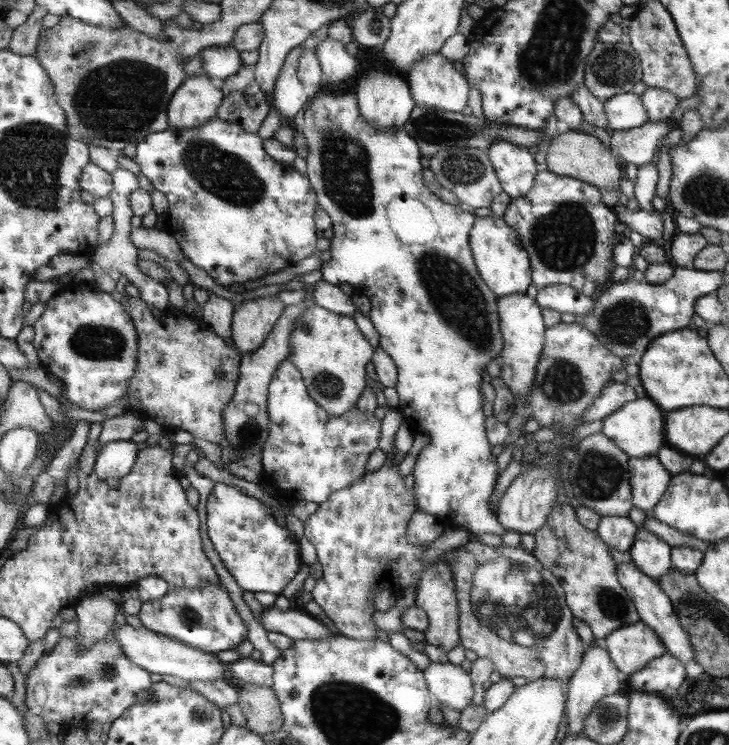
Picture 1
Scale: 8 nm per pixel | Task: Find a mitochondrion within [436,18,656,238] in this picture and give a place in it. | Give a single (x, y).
(617, 66)

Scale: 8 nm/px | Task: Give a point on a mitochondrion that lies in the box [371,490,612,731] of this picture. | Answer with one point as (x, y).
(510, 600)

